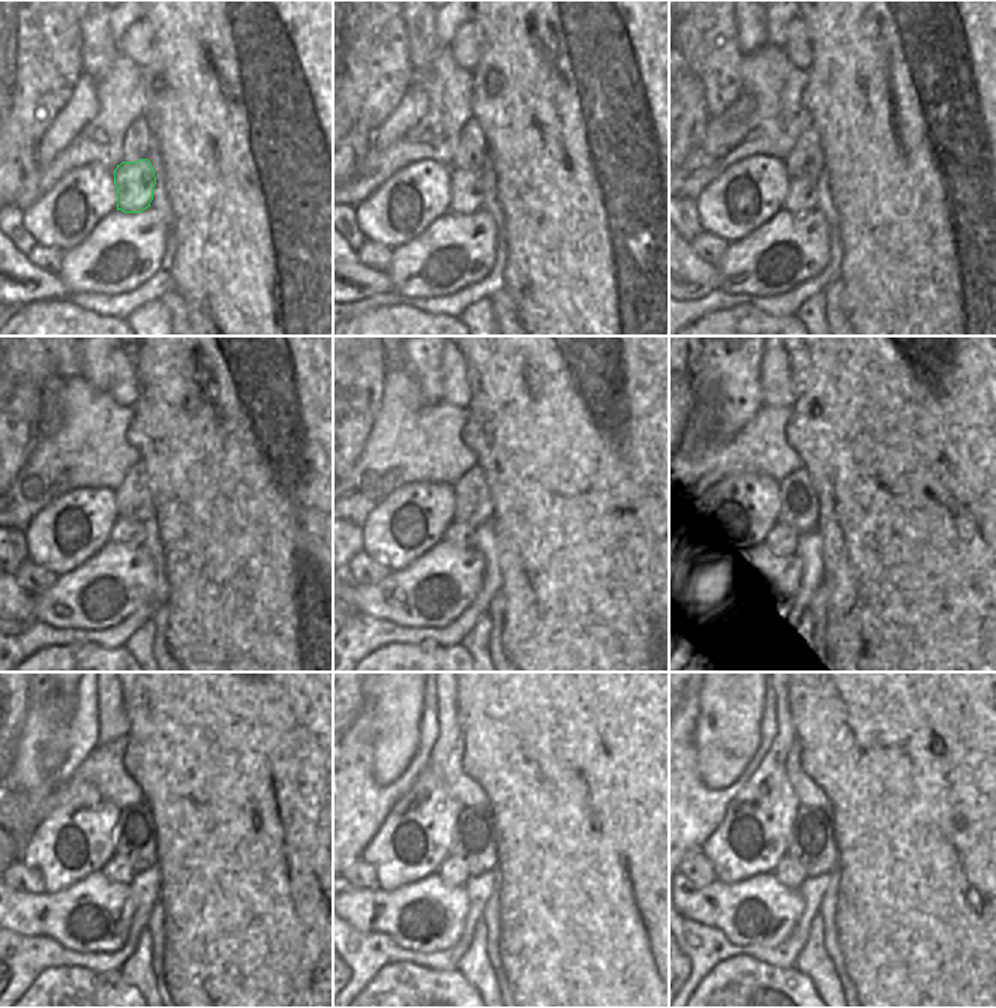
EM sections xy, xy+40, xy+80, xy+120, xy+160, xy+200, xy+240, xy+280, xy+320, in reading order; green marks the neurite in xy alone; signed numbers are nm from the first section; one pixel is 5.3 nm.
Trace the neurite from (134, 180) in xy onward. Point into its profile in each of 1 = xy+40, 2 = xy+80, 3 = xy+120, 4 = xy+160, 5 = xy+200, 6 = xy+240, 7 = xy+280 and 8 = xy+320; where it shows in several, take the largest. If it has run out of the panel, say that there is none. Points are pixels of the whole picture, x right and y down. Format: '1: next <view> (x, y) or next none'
1: next xy+40 (465, 186)
2: next xy+80 (803, 197)
3: next xy+120 (131, 534)
4: next xy+160 (461, 534)
5: next xy+200 (783, 536)
6: next xy+240 (117, 869)
7: next xy+280 (453, 872)
8: next xy+320 (788, 872)

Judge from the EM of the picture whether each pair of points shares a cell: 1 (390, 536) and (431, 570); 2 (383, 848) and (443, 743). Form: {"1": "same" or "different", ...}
{"1": "different", "2": "same"}

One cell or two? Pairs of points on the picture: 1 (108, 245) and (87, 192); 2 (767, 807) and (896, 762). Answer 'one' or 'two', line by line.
1: two
2: two

